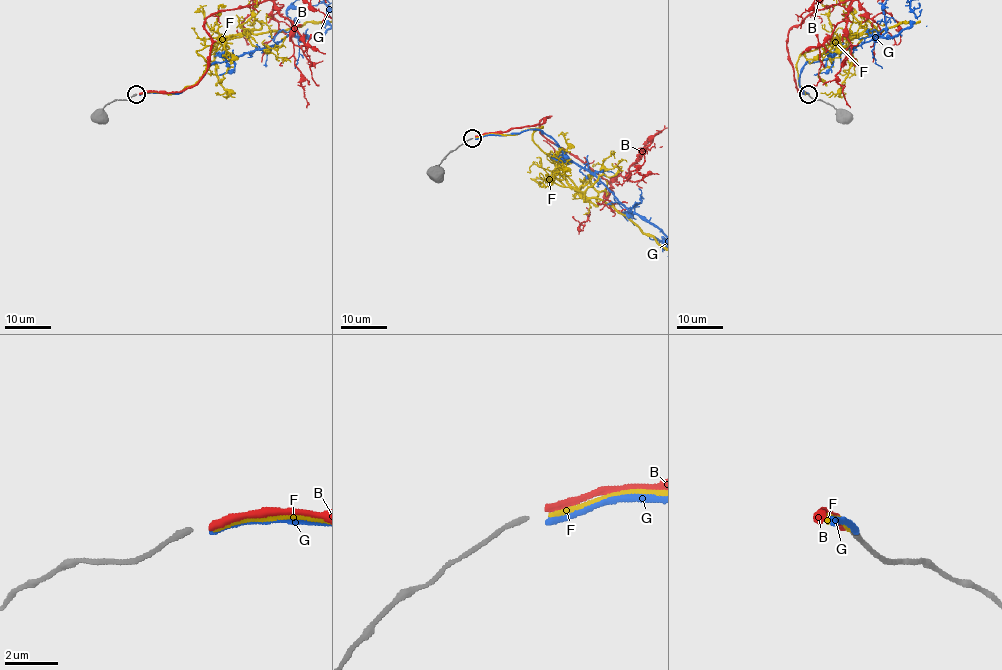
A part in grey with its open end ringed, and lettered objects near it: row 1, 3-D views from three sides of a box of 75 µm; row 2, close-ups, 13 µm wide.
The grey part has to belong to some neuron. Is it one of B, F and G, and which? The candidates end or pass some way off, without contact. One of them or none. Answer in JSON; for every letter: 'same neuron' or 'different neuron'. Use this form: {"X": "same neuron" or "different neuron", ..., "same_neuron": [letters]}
{"B": "different neuron", "F": "different neuron", "G": "different neuron", "same_neuron": []}

